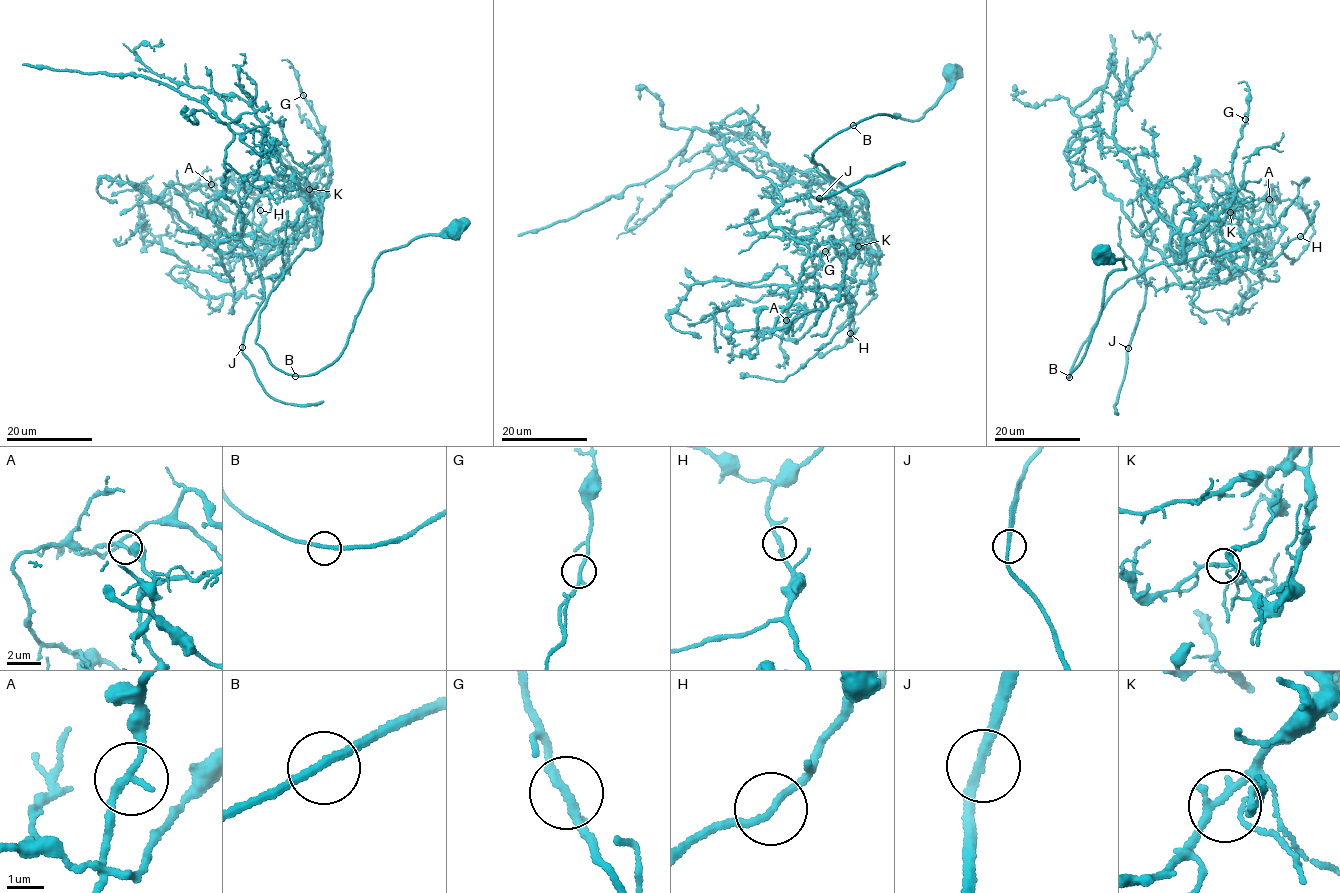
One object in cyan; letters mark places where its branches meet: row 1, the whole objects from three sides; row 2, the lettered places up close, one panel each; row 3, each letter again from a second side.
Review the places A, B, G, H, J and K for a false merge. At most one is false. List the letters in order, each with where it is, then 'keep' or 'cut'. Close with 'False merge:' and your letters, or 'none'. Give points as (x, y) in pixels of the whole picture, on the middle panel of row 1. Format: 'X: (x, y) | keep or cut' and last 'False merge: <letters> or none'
A: (786, 320) | cut
B: (853, 125) | keep
G: (825, 251) | keep
H: (850, 333) | keep
J: (819, 198) | keep
K: (858, 246) | keep
False merge: A

